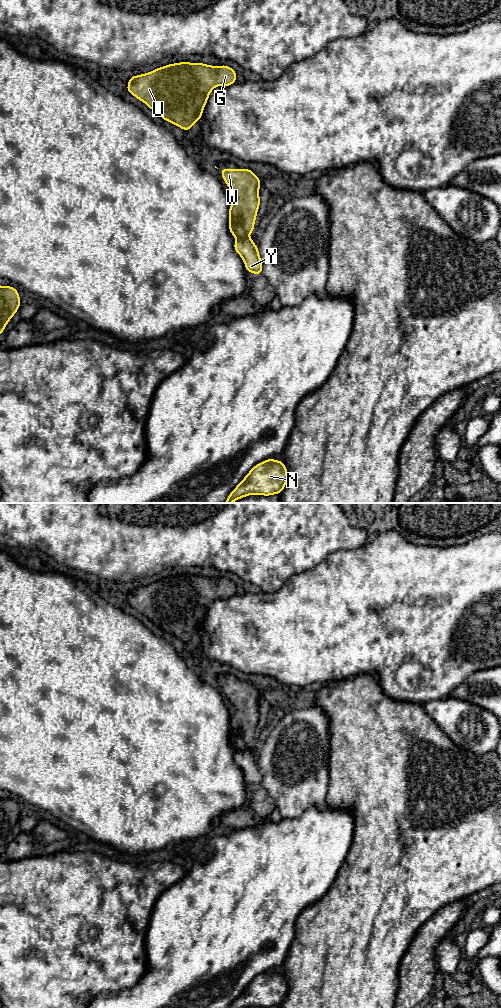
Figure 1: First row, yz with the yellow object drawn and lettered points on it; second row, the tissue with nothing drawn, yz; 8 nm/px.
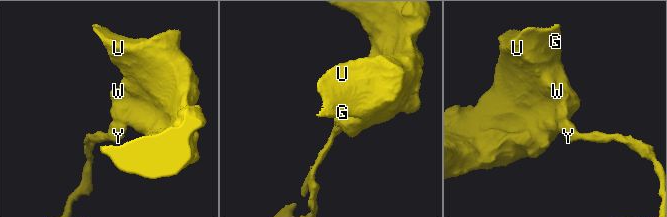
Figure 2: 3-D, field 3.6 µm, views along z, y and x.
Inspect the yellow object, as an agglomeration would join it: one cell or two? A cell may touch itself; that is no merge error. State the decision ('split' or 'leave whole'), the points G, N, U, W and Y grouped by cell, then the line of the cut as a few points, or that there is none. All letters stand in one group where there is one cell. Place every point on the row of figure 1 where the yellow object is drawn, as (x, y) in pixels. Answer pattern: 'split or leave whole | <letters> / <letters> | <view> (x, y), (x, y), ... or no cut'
split | G U W / N Y | yz (247, 235), (236, 239)

